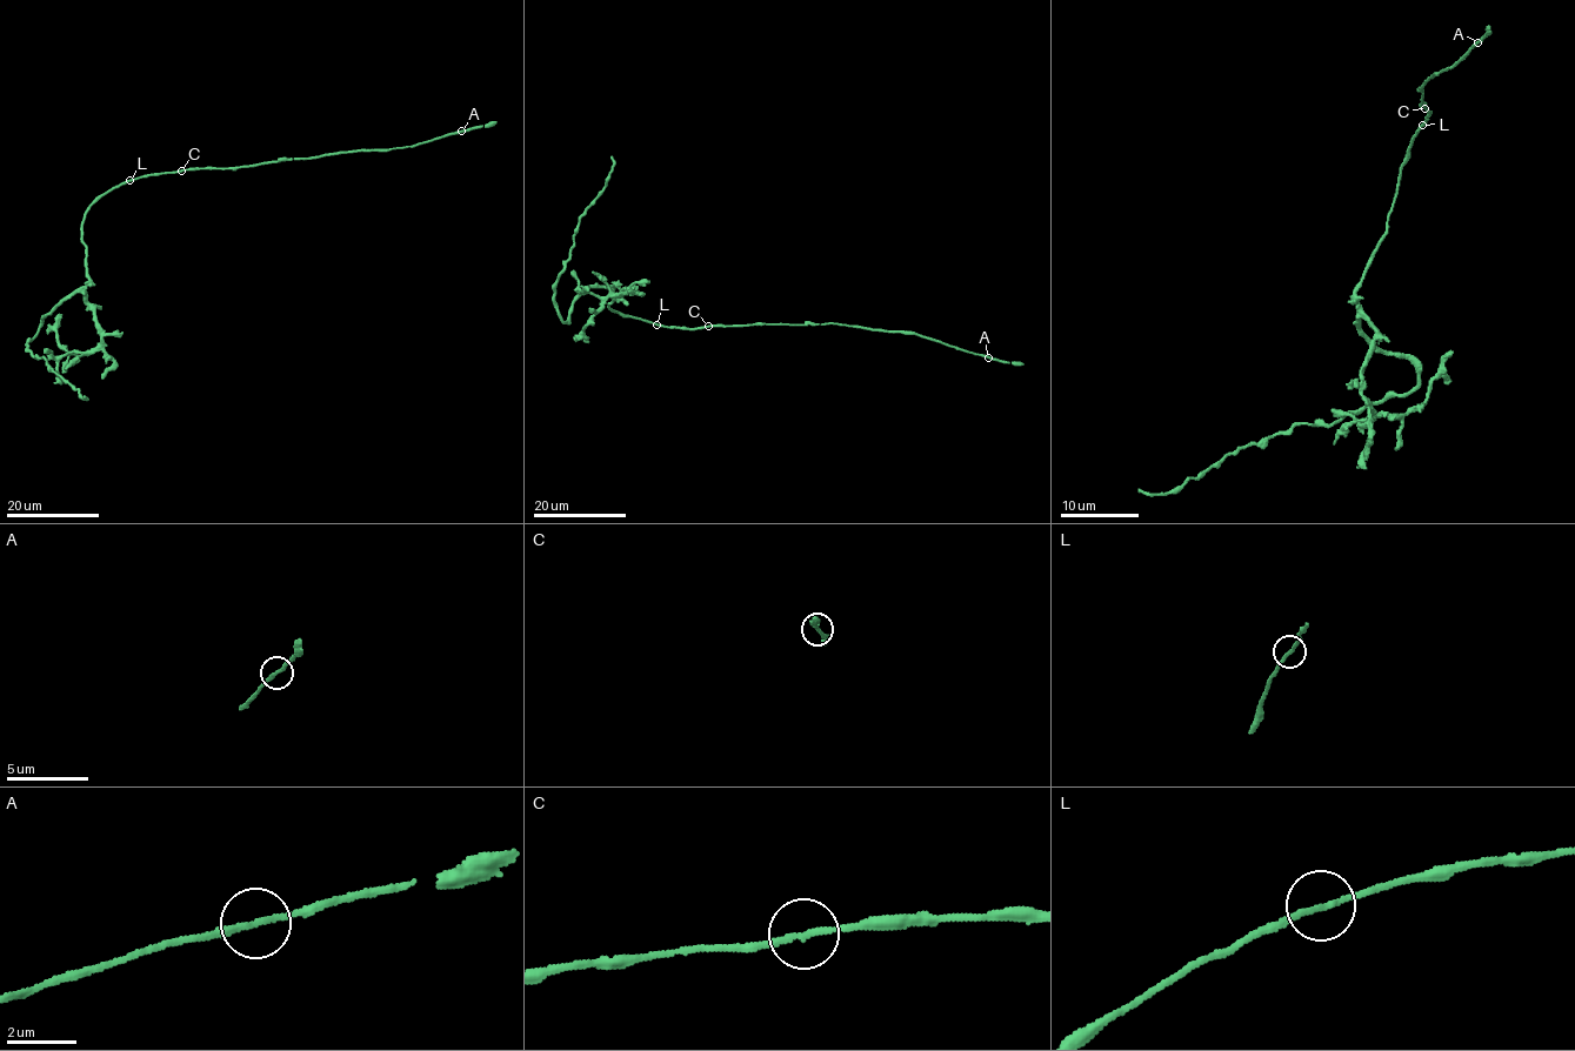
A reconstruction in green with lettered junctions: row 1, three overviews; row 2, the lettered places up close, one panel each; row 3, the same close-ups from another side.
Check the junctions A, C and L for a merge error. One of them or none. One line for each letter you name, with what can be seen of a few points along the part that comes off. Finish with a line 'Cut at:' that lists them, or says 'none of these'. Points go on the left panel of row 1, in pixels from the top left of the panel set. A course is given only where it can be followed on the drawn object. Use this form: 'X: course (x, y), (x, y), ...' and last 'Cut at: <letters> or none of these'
Cut at: none of these

